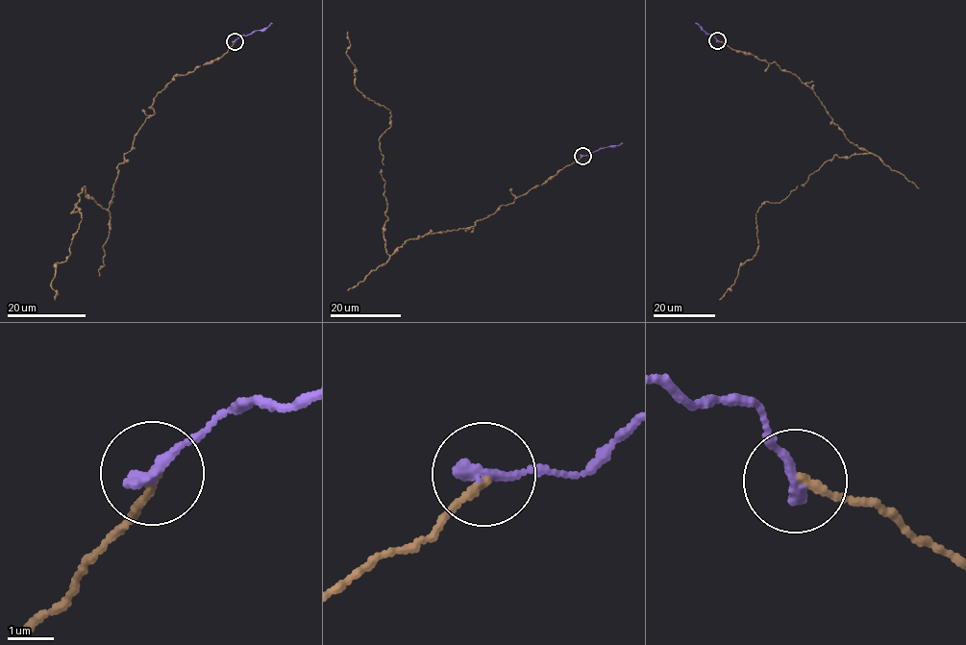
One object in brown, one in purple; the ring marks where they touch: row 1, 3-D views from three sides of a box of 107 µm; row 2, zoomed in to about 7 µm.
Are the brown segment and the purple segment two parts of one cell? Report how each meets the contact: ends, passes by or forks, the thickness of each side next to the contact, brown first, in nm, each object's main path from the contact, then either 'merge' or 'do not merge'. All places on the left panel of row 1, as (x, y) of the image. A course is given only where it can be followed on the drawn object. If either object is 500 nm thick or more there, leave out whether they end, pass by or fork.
brown ends; purple ends; calibres 180 and 280 nm; course brown (235, 41), (157, 92), (108, 209), (85, 186), (78, 194), (70, 212), (82, 220), (54, 263), (55, 299); course purple (235, 40), (266, 29), (272, 22); merge

